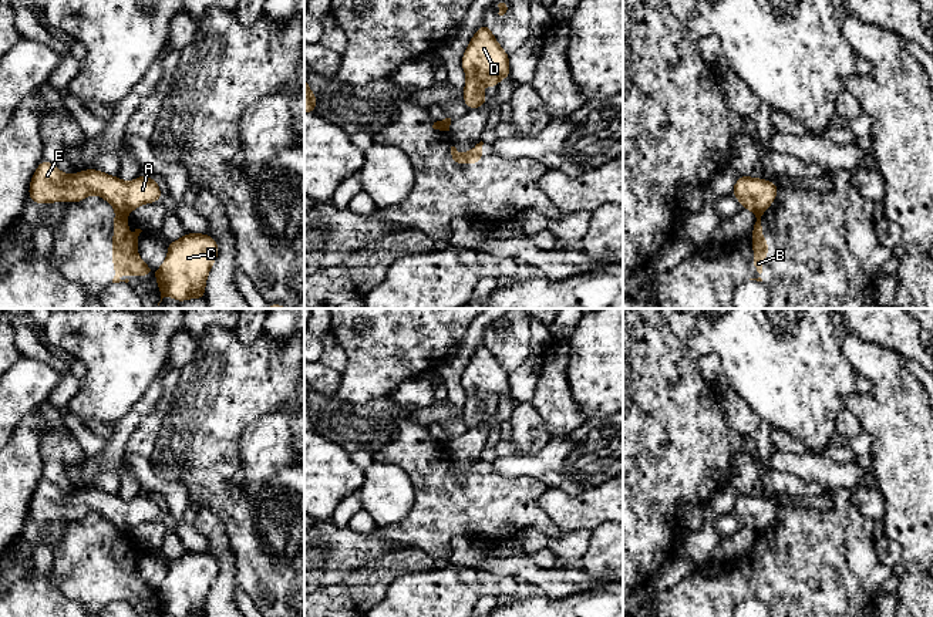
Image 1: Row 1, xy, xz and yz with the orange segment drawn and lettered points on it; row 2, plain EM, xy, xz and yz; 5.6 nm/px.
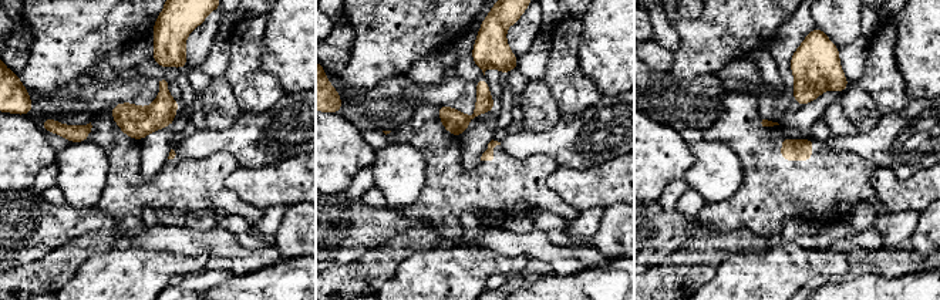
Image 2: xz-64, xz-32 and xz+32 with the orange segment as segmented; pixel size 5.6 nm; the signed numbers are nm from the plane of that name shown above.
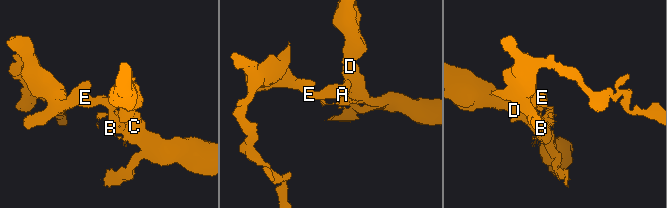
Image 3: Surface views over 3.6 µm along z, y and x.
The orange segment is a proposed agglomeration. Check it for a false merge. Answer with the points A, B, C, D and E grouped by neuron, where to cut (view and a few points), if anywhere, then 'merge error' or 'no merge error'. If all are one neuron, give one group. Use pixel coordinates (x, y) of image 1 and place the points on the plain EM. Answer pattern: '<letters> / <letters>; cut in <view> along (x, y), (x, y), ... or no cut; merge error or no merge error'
A C D E / B; cut in xy along (117, 529), (121, 532); merge error

